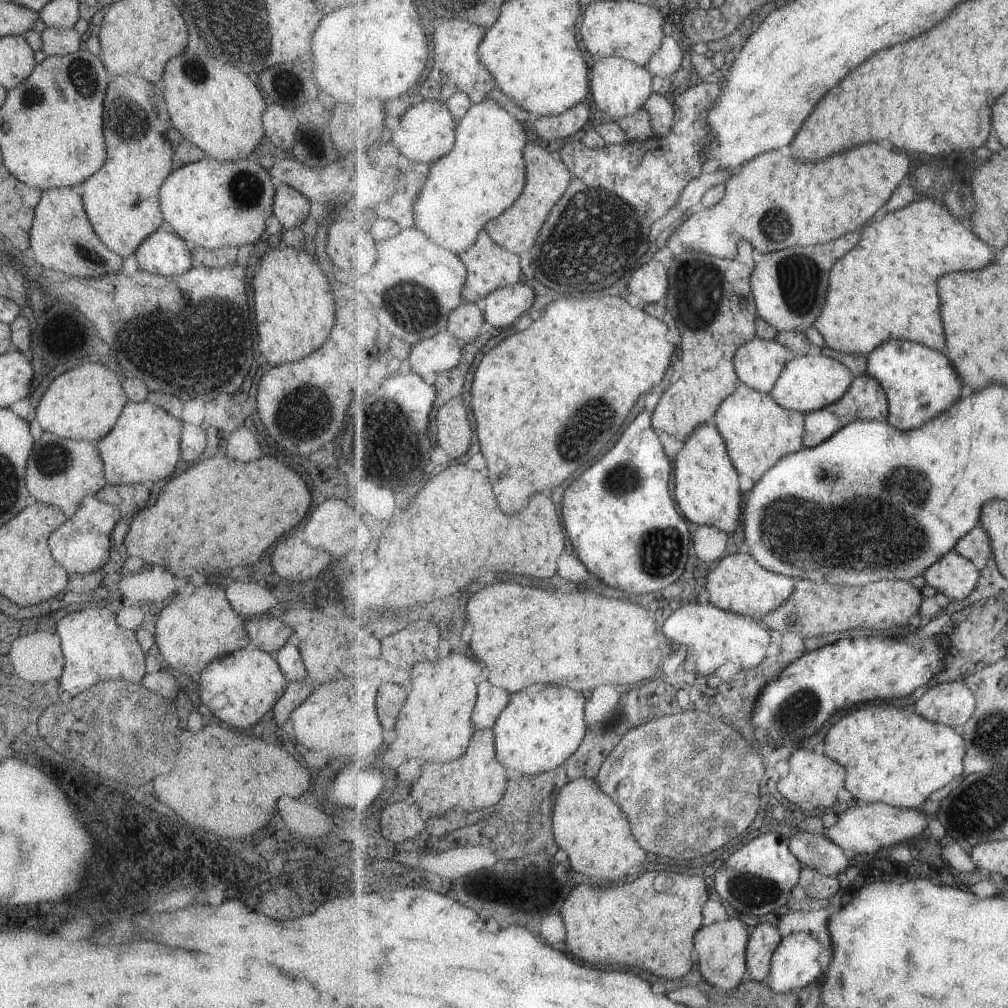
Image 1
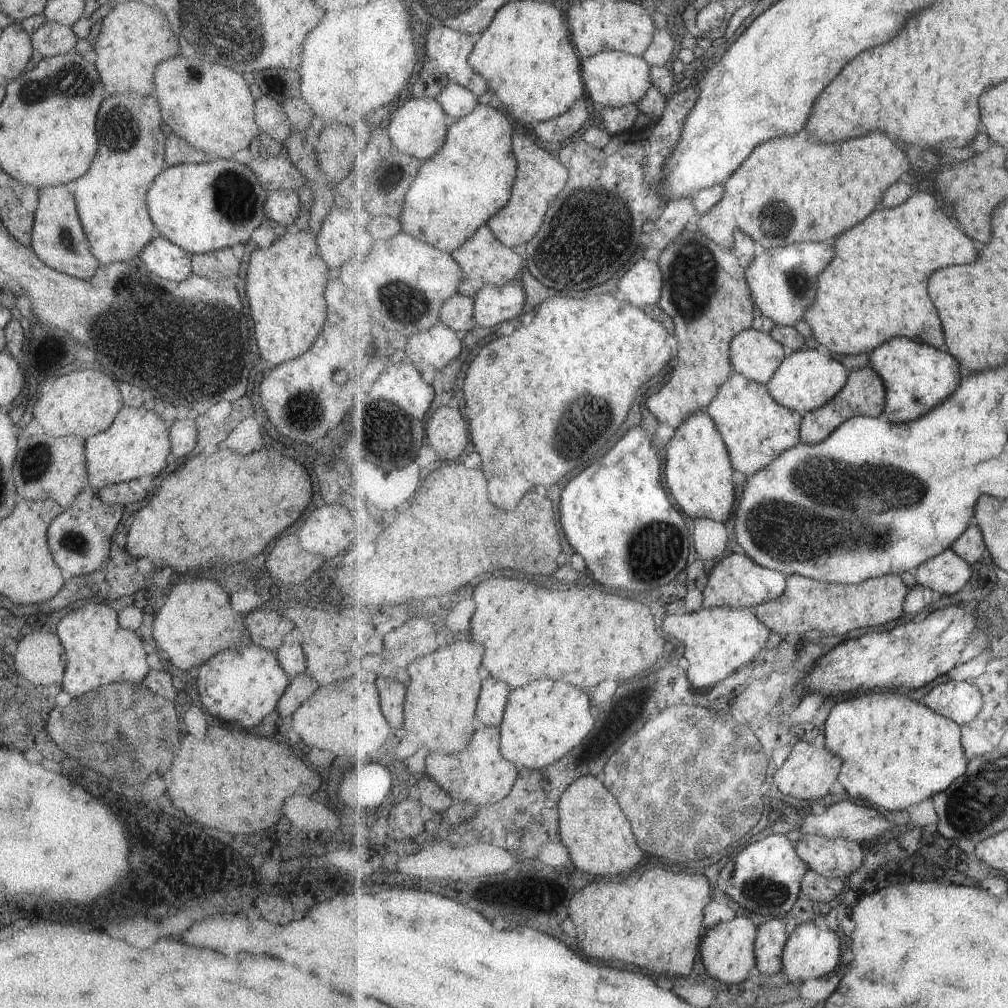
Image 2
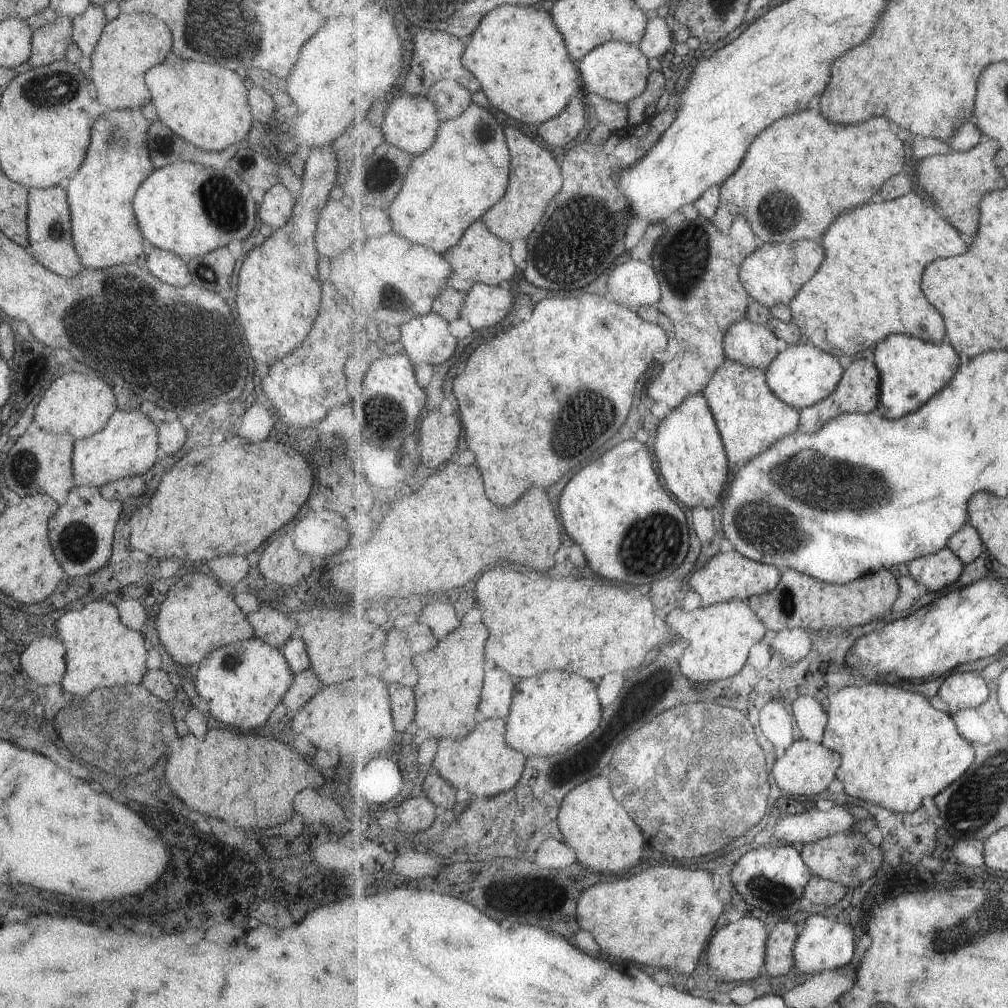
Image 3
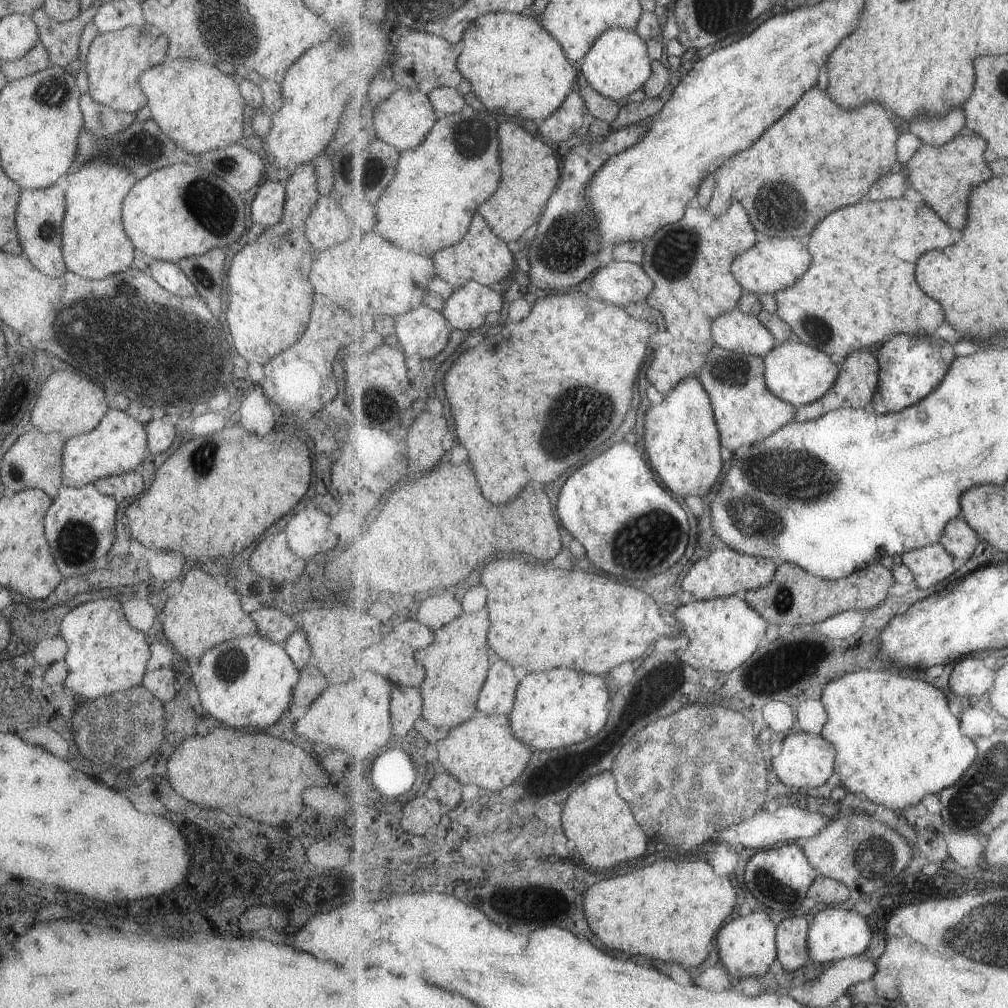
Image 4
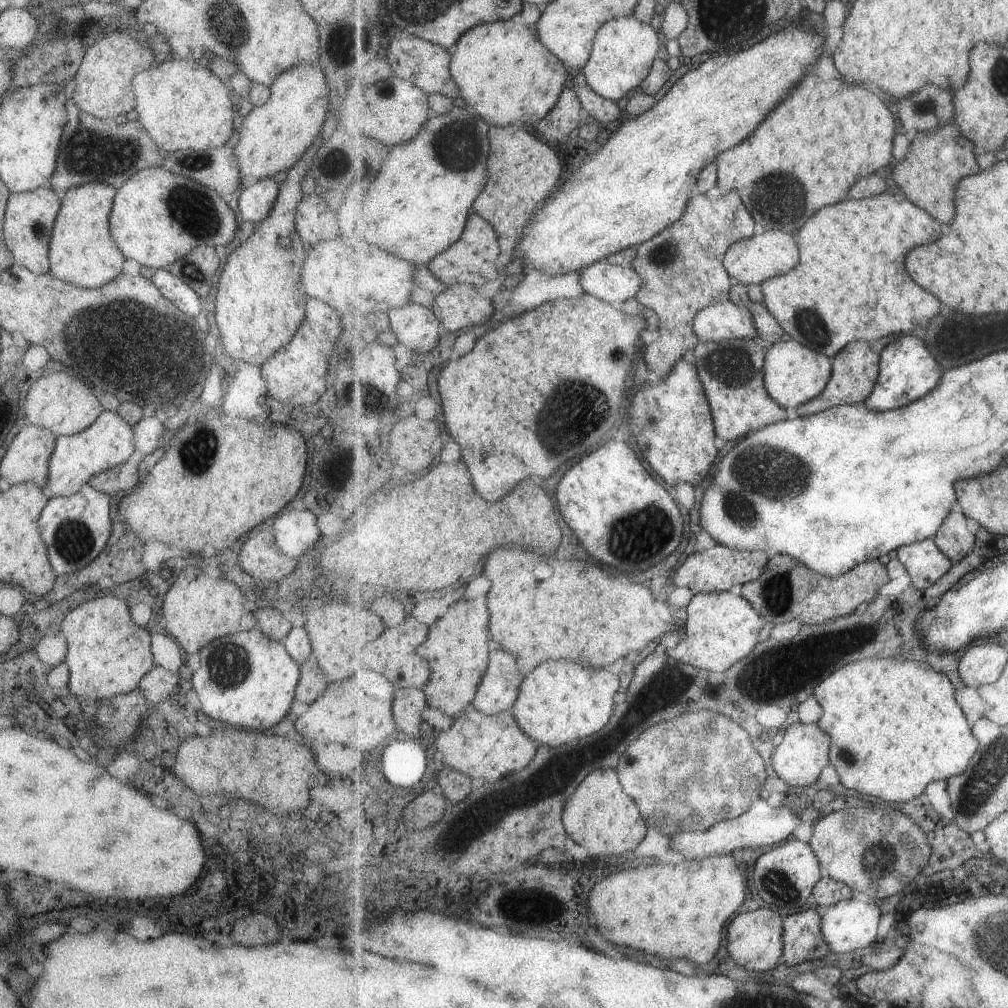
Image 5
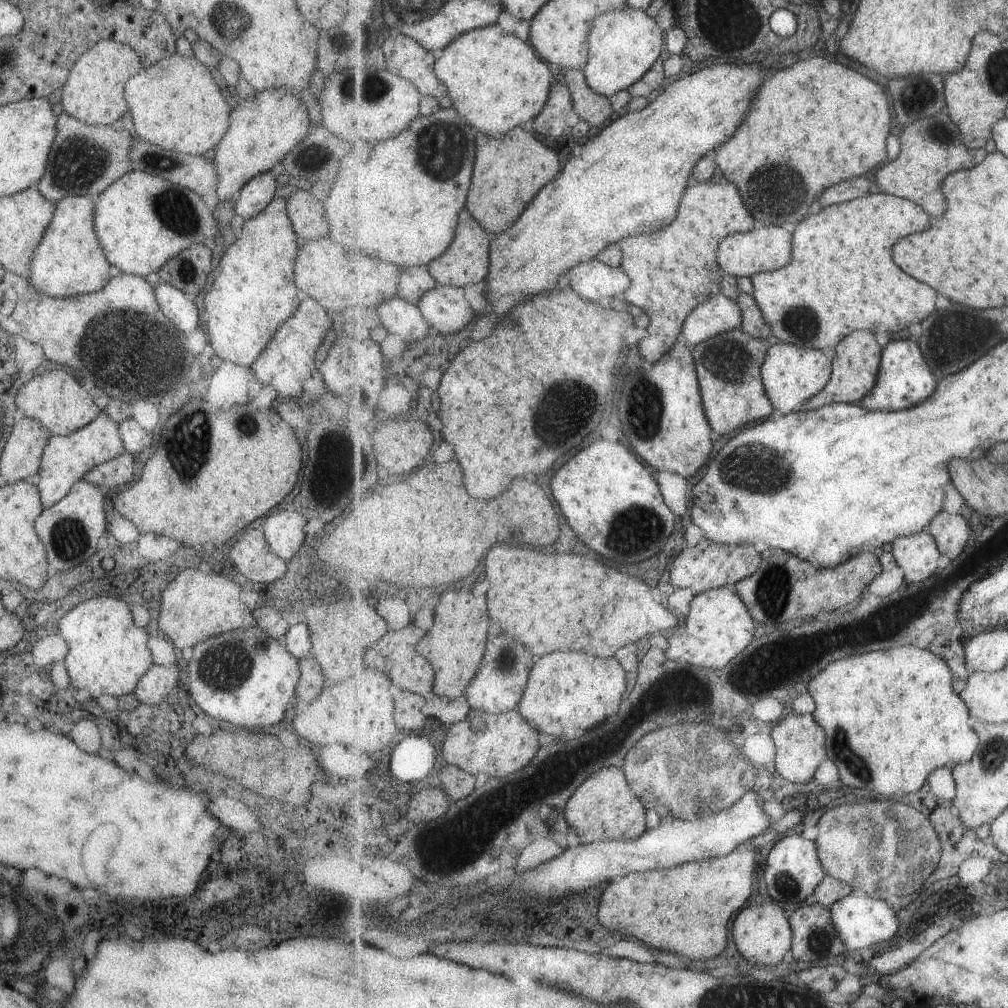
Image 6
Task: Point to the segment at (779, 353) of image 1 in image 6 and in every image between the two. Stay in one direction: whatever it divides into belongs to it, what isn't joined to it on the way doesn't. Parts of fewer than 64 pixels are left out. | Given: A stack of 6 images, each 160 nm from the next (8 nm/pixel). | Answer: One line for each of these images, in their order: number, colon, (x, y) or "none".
2: (757, 355)
3: (755, 345)
4: (736, 330)
5: (725, 321)
6: (719, 314)

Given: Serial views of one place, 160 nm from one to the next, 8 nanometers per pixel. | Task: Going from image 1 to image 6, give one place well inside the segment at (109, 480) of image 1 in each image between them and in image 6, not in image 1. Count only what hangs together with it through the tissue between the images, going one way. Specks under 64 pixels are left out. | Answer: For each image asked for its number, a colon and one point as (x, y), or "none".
2: (137, 443)
3: (126, 446)
4: (117, 444)
5: (108, 442)
6: (65, 459)

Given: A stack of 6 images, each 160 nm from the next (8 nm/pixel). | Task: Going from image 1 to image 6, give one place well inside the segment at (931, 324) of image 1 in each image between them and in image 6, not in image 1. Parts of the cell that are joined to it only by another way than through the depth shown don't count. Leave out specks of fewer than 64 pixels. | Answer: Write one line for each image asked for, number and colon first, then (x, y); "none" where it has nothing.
2: (875, 289)
3: (869, 287)
4: (861, 290)
5: (852, 285)
6: (842, 279)

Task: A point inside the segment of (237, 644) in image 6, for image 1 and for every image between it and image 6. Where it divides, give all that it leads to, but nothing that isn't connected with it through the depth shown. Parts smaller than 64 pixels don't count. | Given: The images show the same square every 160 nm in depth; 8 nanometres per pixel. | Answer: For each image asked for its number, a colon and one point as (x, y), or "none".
1: (238, 688)
2: (240, 686)
3: (241, 682)
4: (246, 682)
5: (246, 680)

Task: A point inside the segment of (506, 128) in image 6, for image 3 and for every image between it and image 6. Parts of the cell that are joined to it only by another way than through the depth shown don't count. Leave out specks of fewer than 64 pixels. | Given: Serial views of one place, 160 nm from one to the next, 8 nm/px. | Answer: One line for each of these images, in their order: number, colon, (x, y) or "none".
3: (520, 56)
4: (517, 67)
5: (506, 74)

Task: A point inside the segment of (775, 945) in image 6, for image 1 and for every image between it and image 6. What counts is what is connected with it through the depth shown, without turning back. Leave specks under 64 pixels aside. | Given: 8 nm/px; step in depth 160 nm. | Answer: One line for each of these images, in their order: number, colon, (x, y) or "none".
1: (722, 946)
2: (729, 951)
3: (737, 951)
4: (747, 946)
5: (755, 938)

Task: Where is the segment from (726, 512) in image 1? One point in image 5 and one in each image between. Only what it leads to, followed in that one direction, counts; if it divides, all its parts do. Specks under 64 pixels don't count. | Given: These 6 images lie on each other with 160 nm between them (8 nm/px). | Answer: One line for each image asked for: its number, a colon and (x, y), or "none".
2: (699, 471)
3: (691, 454)
4: (682, 438)
5: (674, 422)

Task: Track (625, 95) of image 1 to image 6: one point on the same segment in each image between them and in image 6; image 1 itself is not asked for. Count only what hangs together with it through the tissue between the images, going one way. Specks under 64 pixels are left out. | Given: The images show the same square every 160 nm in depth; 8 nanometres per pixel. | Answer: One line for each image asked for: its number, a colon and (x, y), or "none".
2: (613, 78)
3: (618, 71)
4: (619, 64)
5: (624, 51)
6: (624, 44)

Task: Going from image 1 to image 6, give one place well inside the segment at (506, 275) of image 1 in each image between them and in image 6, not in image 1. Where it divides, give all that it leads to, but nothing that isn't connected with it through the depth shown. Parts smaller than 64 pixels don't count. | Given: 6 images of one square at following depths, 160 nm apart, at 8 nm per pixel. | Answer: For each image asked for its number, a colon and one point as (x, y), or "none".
2: (486, 260)
3: (481, 257)
4: (481, 256)
5: (475, 259)
6: (467, 261)

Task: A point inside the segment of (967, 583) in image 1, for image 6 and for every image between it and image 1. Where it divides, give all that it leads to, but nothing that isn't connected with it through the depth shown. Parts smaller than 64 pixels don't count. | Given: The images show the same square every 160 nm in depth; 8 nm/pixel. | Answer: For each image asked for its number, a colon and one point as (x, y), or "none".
2: (947, 573)
3: (937, 571)
4: (932, 564)
5: (926, 563)
6: (919, 556)

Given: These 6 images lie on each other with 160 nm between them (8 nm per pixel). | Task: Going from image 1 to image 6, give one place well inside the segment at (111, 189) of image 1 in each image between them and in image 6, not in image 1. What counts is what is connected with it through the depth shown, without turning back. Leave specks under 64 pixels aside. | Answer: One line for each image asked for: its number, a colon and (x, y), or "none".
2: (110, 197)
3: (104, 231)
4: (94, 244)
5: (81, 251)
6: (68, 261)

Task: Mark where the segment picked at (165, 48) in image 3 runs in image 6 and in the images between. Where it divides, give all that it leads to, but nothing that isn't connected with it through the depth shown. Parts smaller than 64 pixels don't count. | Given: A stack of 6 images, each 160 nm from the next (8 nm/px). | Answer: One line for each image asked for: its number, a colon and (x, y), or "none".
4: (115, 59)
5: (103, 79)
6: (93, 93)

